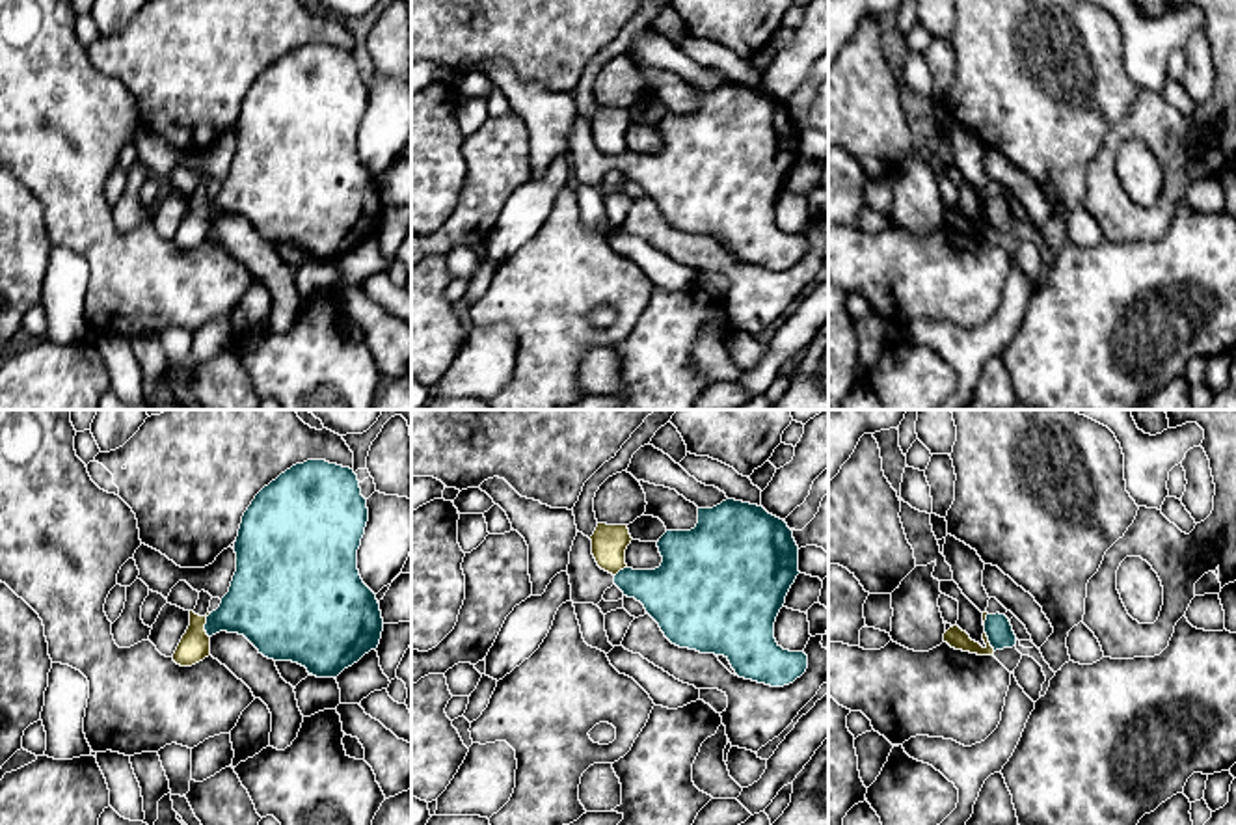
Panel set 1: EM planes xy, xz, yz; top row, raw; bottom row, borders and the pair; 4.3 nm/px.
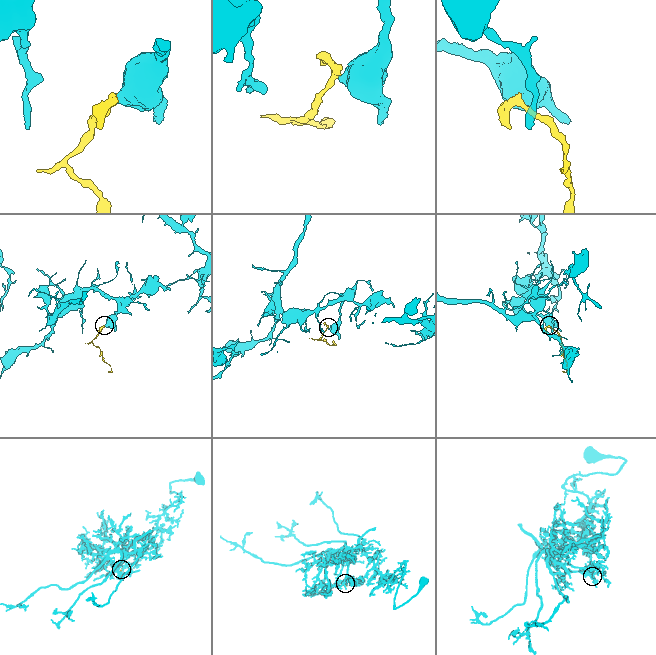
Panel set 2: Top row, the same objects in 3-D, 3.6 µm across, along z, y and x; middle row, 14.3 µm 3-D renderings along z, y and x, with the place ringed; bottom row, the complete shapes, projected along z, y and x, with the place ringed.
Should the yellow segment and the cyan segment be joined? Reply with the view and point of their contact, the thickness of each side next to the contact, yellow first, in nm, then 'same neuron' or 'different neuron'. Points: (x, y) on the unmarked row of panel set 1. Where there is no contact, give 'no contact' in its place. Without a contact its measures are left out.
xy (203, 209) | 140/280 nm | different neuron

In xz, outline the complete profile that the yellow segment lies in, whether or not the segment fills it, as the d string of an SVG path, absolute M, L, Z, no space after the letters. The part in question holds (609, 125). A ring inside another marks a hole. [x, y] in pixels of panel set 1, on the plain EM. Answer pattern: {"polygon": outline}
{"polygon": "M598 106L592 123L592 138L598 149L612 158L627 151L625 132L631 127L627 108Z"}

